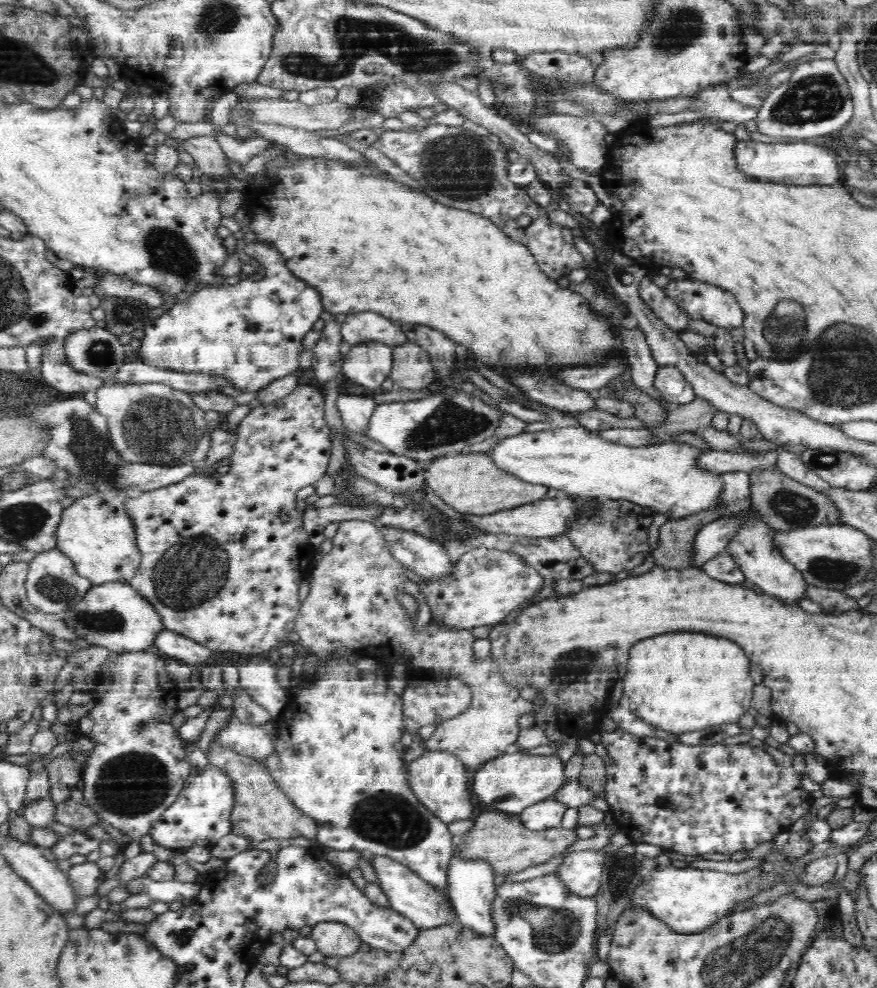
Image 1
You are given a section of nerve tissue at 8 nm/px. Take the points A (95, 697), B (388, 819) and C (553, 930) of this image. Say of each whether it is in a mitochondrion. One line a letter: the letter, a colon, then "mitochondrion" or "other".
A: other
B: mitochondrion
C: mitochondrion

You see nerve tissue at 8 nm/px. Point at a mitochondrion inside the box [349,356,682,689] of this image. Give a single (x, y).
(450, 423)

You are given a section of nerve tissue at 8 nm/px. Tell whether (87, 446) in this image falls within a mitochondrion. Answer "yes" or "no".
yes

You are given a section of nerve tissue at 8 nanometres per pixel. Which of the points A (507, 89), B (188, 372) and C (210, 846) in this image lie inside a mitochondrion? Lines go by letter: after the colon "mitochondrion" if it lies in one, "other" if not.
A: mitochondrion
B: other
C: other

